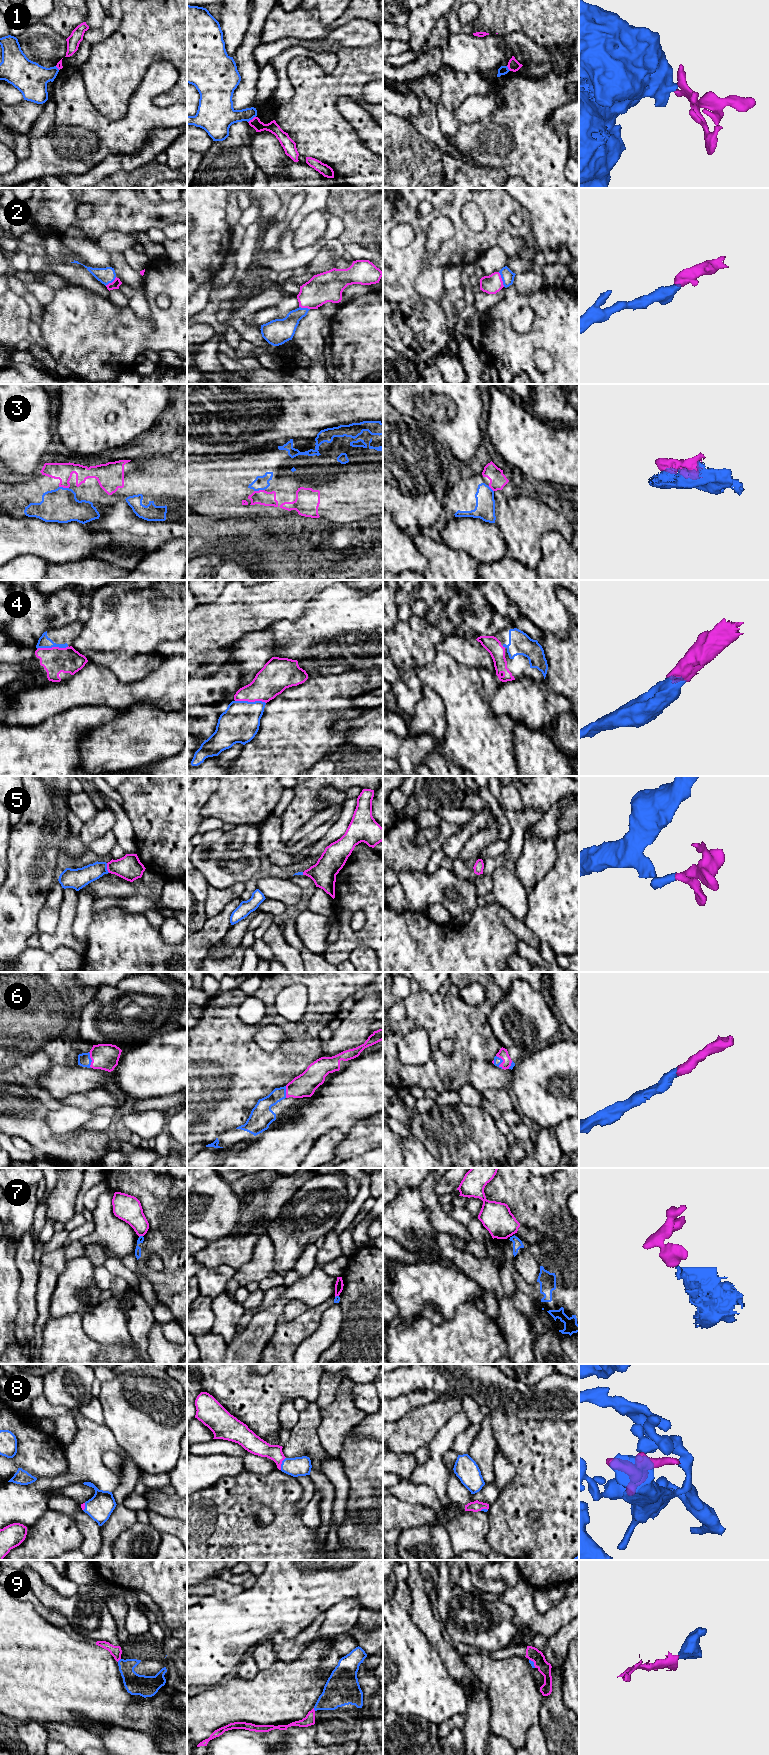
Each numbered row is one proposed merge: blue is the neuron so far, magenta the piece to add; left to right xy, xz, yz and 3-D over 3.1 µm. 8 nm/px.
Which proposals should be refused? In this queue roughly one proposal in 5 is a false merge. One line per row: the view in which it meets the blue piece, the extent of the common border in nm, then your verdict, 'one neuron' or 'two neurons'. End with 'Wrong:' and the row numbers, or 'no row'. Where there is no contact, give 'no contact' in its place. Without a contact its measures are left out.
1: contact in xz; length 80 nm; two neurons
2: contact in yz; length 130 nm; one neuron
3: contact in xz; length 90 nm; one neuron
4: contact in xy; length 260 nm; one neuron
5: contact in xy; length 80 nm; one neuron
6: contact in yz; length 120 nm; one neuron
7: contact in xy; length 40 nm; two neurons
8: contact in xz; length 110 nm; one neuron
9: contact in xy; length 40 nm; two neurons
Wrong: 1, 7, 9

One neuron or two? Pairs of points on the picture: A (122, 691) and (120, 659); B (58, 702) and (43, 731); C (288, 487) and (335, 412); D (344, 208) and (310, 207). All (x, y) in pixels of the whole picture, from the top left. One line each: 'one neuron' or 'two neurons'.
A: two neurons
B: two neurons
C: two neurons
D: two neurons

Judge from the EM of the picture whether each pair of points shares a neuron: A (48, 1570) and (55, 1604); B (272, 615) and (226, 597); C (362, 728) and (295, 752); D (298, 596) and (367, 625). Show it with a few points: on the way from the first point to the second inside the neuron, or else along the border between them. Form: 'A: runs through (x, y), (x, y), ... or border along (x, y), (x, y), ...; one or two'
A: border along (36, 1571), (61, 1595), (75, 1594); two
B: runs through (261, 608), (244, 608), (237, 601); one
C: border along (362, 714), (334, 724), (347, 733), (341, 748); two
D: border along (322, 590), (307, 604), (304, 613), (295, 620); two

